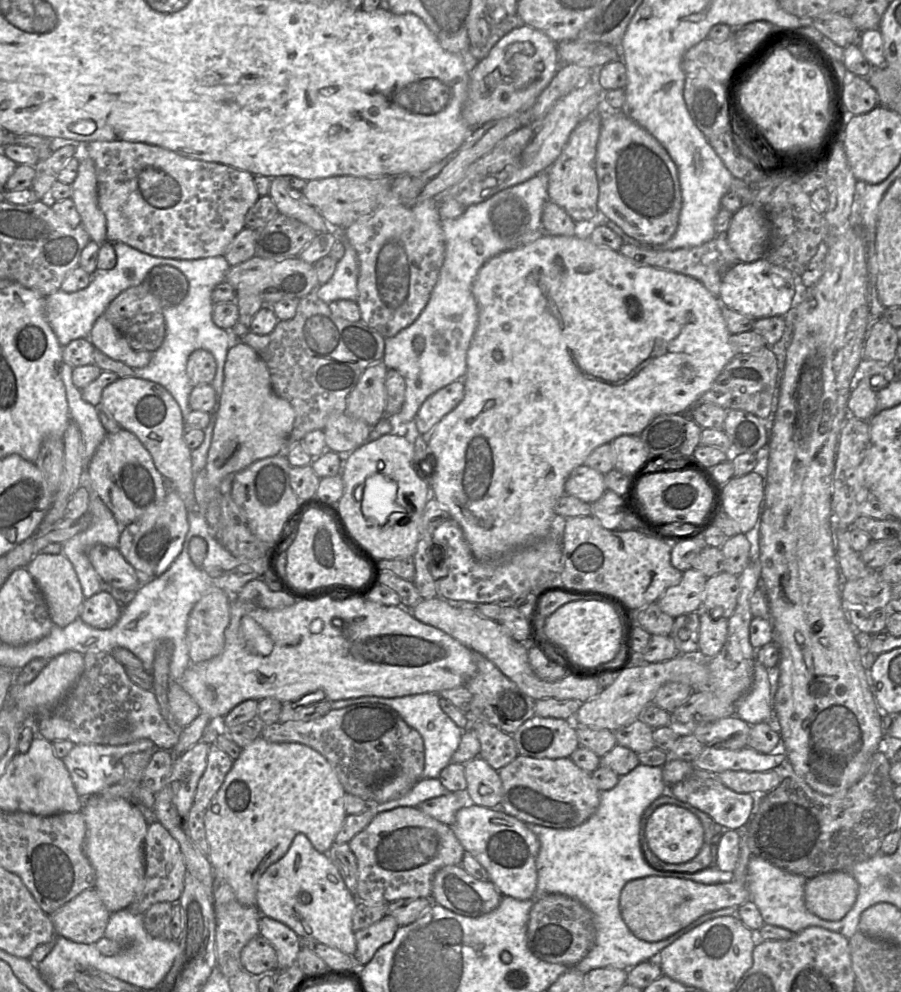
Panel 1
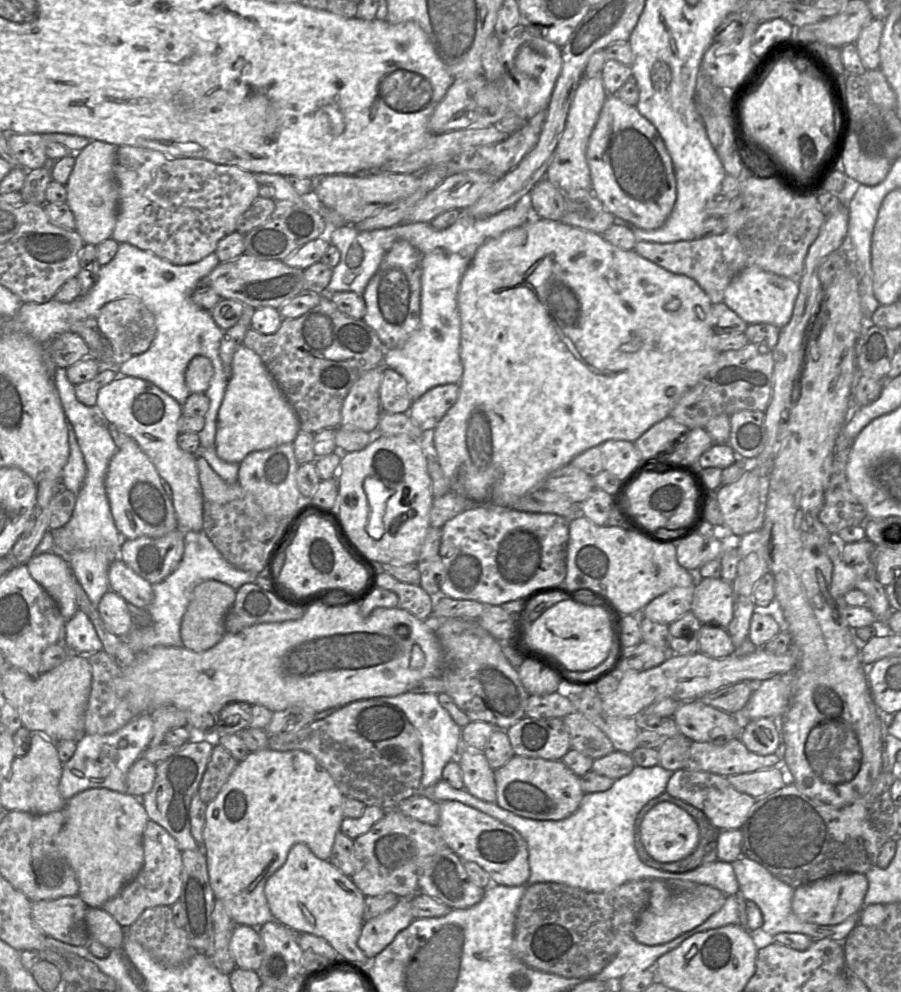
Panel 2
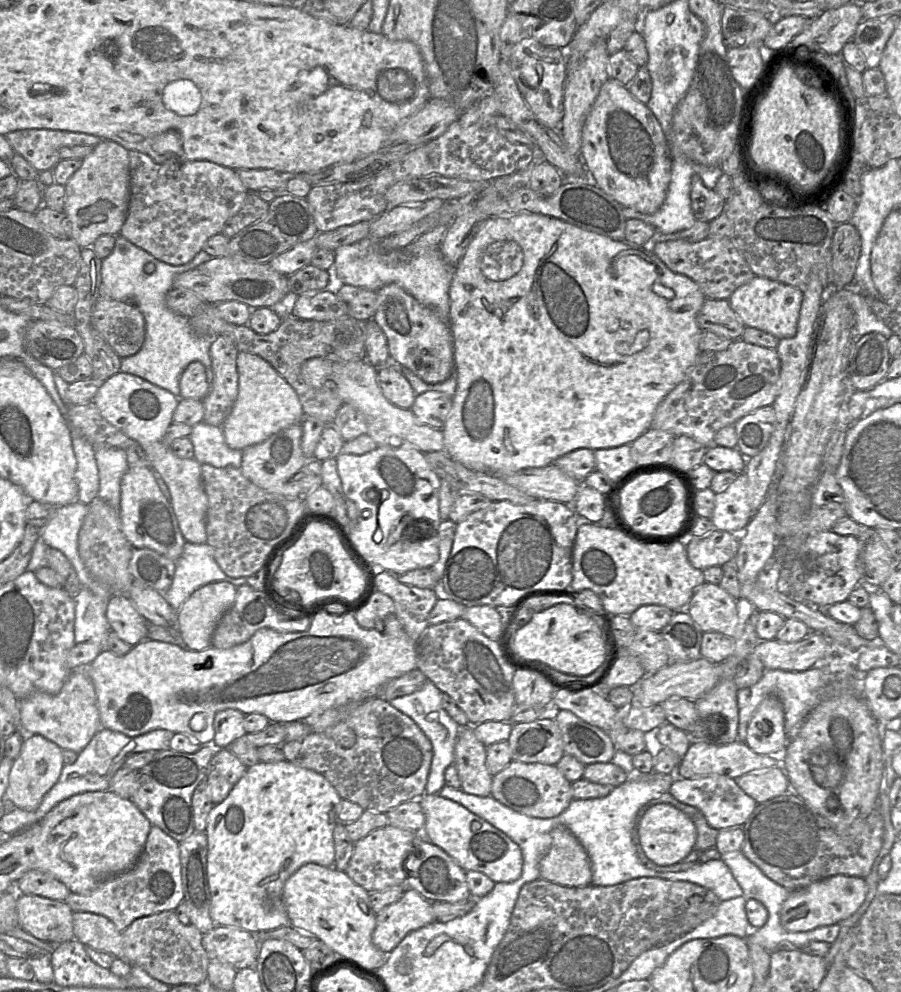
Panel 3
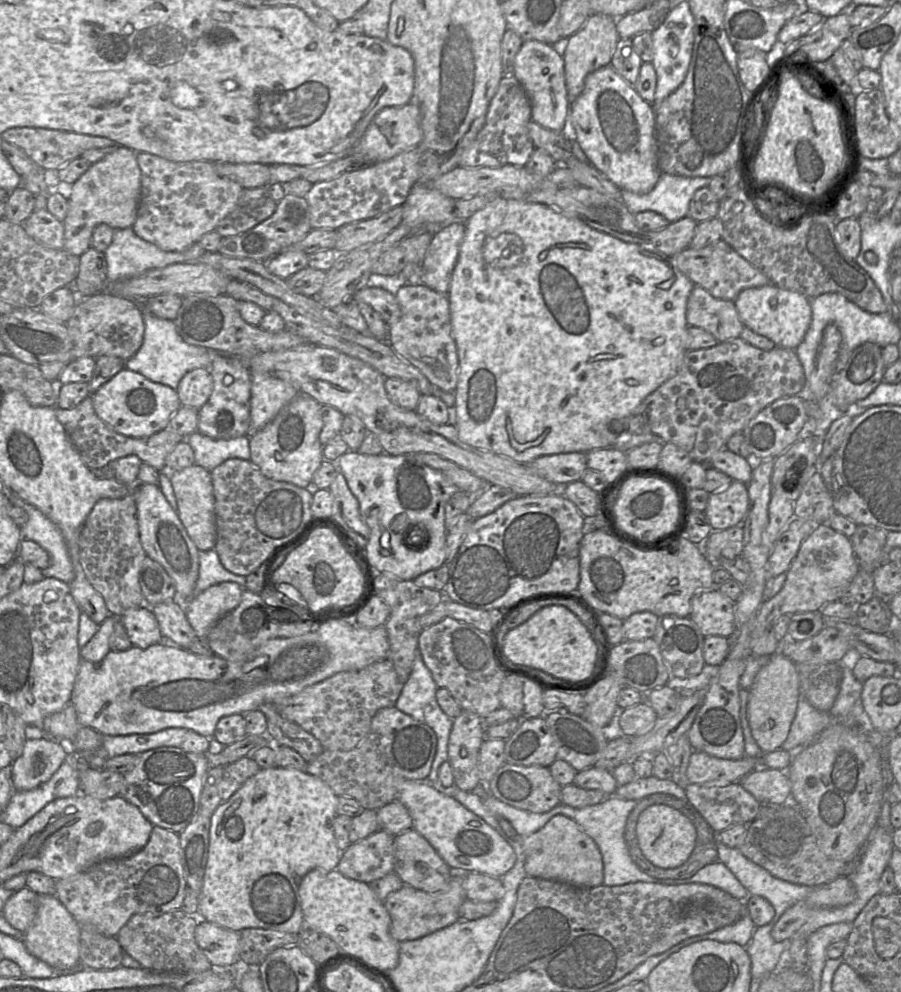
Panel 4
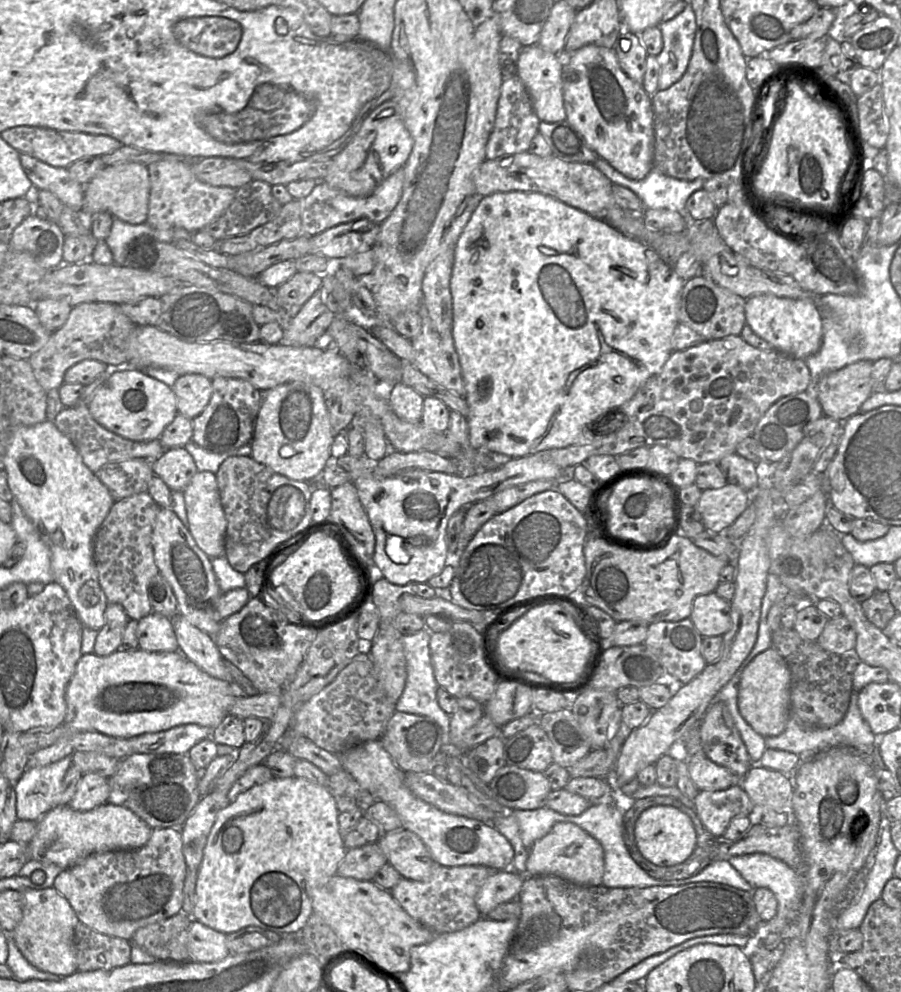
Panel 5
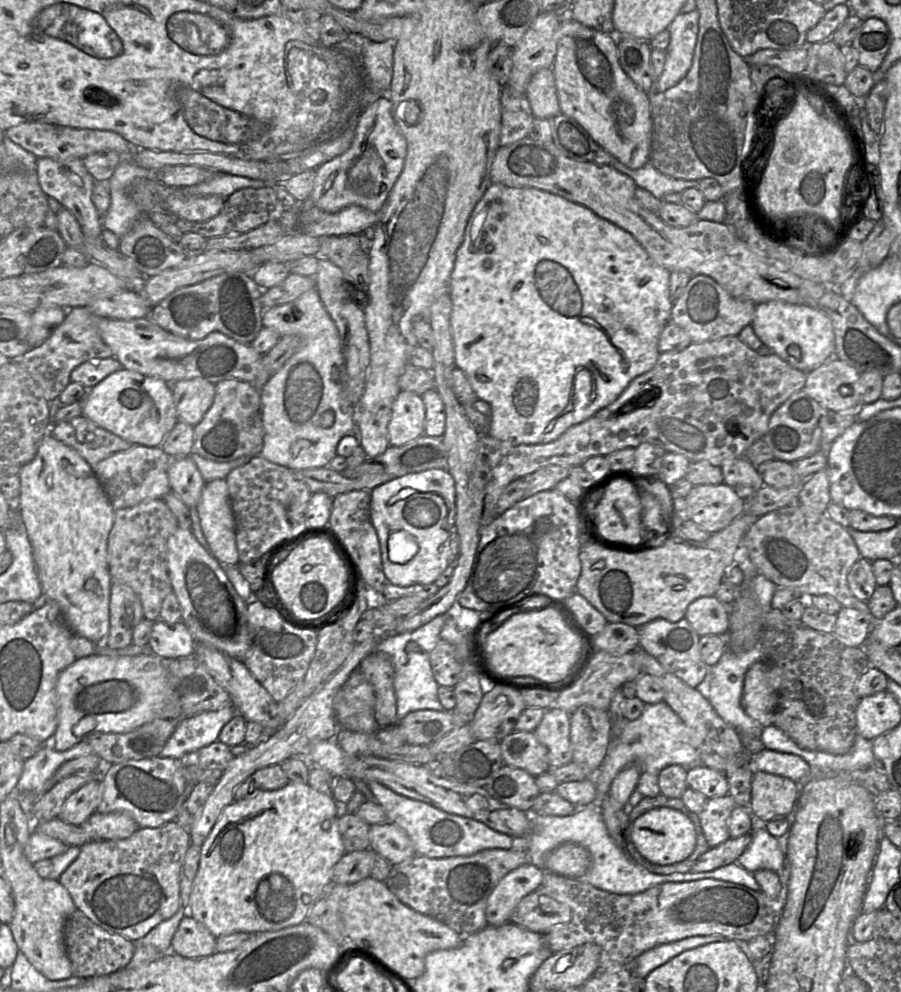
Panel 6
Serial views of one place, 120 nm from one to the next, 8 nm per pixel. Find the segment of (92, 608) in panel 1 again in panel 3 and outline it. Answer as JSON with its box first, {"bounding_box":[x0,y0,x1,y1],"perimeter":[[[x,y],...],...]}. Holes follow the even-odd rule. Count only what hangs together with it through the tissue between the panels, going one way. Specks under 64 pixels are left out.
{"bounding_box":[106,595,148,646],"perimeter":[[[115,595],[109,599],[106,617],[110,629],[128,644],[135,646],[148,639],[147,620],[127,595]]]}

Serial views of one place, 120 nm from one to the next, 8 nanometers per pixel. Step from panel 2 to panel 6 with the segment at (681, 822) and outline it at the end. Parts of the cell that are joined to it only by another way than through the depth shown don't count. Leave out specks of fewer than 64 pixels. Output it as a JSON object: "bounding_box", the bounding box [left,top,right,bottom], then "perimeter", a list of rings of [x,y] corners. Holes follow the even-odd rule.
{"bounding_box":[631,808,696,865],"perimeter":[[[669,808],[650,809],[631,824],[631,841],[642,857],[653,864],[670,865],[686,859],[694,850],[696,831],[691,820],[682,812]]]}

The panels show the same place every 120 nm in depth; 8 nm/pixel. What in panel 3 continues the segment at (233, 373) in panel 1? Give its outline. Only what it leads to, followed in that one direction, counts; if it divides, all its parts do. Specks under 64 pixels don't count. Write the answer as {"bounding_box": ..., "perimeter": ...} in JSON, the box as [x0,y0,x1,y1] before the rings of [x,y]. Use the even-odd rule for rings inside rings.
{"bounding_box":[222,352,305,450],"perimeter":[[[239,352],[236,363],[238,395],[222,425],[225,442],[230,448],[244,450],[286,427],[301,424],[305,416],[295,390],[267,361],[255,354]]]}

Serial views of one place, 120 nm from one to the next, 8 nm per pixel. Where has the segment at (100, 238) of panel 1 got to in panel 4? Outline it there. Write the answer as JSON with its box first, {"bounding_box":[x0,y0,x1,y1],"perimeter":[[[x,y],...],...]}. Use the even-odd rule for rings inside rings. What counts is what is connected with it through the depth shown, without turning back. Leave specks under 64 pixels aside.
{"bounding_box":[64,146,141,257],"perimeter":[[[118,146],[89,169],[67,190],[69,209],[64,223],[64,248],[79,257],[90,247],[92,233],[99,224],[124,229],[134,224],[141,199],[141,170],[136,151]]]}

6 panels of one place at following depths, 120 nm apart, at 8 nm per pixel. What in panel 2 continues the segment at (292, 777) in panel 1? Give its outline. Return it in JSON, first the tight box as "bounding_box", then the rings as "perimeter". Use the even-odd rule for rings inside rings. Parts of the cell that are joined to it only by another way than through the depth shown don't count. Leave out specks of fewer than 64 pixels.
{"bounding_box":[204,748,345,928],"perimeter":[[[271,748],[251,752],[245,760],[239,762],[236,769],[218,793],[216,798],[208,803],[206,810],[206,825],[204,829],[204,843],[208,876],[215,900],[220,900],[235,925],[246,925],[258,928],[265,923],[275,920],[264,893],[268,878],[273,875],[287,860],[291,848],[297,843],[306,844],[309,849],[322,860],[329,860],[337,832],[340,831],[343,816],[343,801],[345,796],[341,793],[329,772],[310,753],[302,750],[275,751]]]}

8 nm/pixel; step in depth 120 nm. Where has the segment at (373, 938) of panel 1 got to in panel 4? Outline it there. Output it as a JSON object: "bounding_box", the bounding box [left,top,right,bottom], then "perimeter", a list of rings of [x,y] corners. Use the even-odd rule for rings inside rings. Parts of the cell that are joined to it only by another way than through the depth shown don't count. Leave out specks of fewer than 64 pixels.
{"bounding_box":[383,871,466,943],"perimeter":[[[452,871],[447,889],[437,893],[427,893],[408,885],[391,893],[383,902],[391,923],[389,933],[399,943],[417,940],[433,932],[446,928],[460,920],[459,908],[466,900],[463,890],[463,873]]]}

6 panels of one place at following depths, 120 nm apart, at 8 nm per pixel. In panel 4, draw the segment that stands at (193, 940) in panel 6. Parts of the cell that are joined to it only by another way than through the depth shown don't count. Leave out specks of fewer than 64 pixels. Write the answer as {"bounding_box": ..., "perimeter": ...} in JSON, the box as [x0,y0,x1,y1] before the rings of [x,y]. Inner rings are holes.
{"bounding_box":[195,920,240,967],"perimeter":[[[199,920],[195,939],[213,967],[227,967],[240,961],[240,932]]]}

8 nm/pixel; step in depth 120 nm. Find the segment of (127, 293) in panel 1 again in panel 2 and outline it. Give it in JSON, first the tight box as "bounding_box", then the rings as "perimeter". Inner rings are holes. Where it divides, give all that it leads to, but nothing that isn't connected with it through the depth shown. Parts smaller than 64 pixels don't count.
{"bounding_box":[95,296,156,358],"perimeter":[[[122,296],[106,303],[97,314],[95,327],[103,335],[111,350],[121,358],[145,352],[156,334],[154,315],[135,296]]]}

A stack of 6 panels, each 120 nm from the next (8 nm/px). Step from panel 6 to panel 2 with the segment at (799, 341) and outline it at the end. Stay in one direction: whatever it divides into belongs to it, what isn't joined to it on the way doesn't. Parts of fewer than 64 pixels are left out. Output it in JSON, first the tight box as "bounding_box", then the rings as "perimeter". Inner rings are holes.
{"bounding_box":[723,266,799,328],"perimeter":[[[746,266],[725,289],[723,302],[748,325],[768,323],[782,328],[791,319],[798,293],[799,283],[757,267]]]}

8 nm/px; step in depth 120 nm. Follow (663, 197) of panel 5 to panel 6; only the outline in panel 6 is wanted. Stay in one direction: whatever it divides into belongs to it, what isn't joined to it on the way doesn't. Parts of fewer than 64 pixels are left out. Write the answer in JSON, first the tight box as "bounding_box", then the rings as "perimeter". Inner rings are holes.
{"bounding_box":[611,161,699,200],"perimeter":[[[615,161],[611,166],[632,178],[638,188],[650,192],[659,200],[662,200],[668,193],[682,193],[685,189],[698,188],[699,185],[699,180],[683,180],[669,177],[657,170],[650,161],[635,170],[628,168],[619,161]]]}

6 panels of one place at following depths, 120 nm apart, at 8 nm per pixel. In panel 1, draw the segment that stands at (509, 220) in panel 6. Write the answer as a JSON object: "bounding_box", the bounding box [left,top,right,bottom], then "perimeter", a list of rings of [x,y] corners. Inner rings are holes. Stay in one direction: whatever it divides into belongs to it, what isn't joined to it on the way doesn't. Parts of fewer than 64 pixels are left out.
{"bounding_box":[428,229,737,562],"perimeter":[[[580,229],[580,232],[574,236],[554,236],[542,233],[535,240],[522,247],[504,251],[492,257],[478,271],[473,283],[472,292],[478,307],[478,325],[467,352],[467,373],[463,378],[465,385],[464,397],[462,401],[451,412],[445,415],[432,430],[428,446],[436,459],[436,469],[430,484],[431,496],[442,504],[448,511],[450,518],[459,524],[474,558],[481,562],[500,561],[513,550],[548,536],[551,528],[553,530],[553,520],[556,517],[554,511],[555,504],[559,498],[565,494],[566,480],[575,468],[583,465],[588,456],[597,447],[606,443],[611,443],[621,435],[640,435],[654,418],[659,415],[682,414],[690,411],[700,397],[711,388],[727,363],[737,355],[736,350],[730,343],[732,334],[729,332],[722,315],[723,305],[719,298],[713,295],[700,281],[685,274],[643,264],[628,258],[619,251],[615,251],[607,246],[597,245],[588,238],[586,230],[584,229]]]}

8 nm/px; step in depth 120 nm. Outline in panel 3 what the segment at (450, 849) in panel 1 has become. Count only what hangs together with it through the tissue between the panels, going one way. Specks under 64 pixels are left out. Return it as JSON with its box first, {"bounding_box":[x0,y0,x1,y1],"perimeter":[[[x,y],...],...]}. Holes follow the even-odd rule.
{"bounding_box":[344,825,418,892],"perimeter":[[[392,825],[378,828],[354,843],[352,857],[344,871],[348,877],[367,892],[382,891],[390,887],[405,886],[405,860],[415,851],[418,834]]]}

